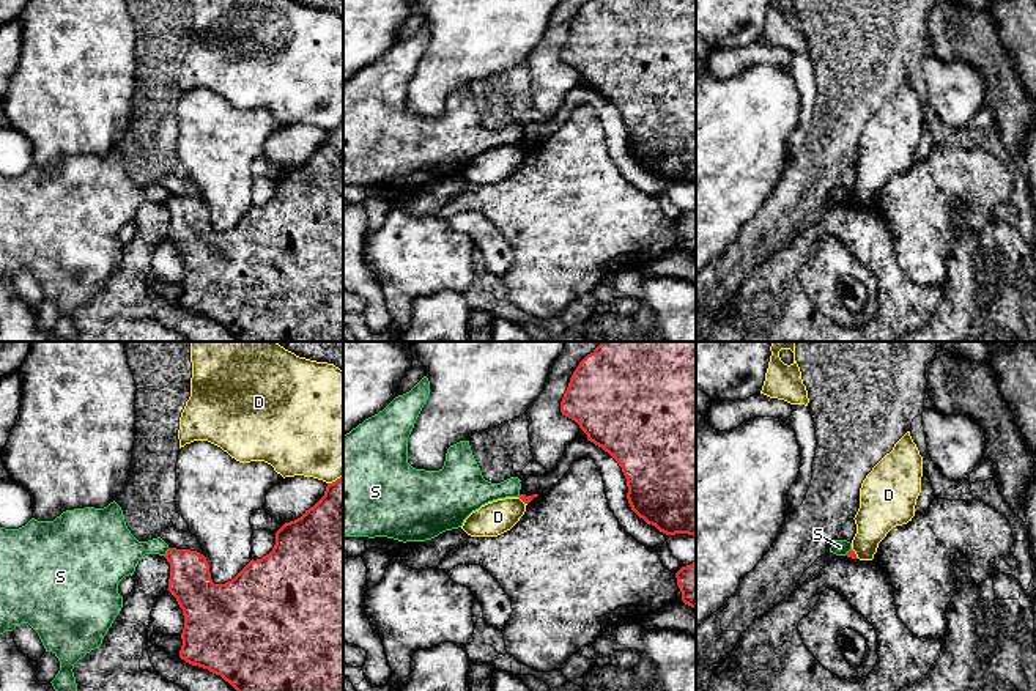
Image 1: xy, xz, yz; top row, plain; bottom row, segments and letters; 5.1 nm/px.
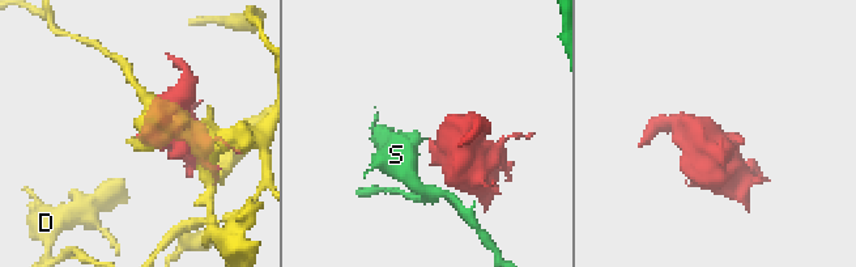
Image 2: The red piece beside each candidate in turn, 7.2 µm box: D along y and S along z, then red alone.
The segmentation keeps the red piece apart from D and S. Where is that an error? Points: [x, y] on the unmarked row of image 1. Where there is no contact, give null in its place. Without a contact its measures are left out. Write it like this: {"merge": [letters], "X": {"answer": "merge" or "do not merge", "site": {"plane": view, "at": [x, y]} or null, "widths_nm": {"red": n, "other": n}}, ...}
{"merge": [], "D": {"answer": "do not merge", "site": {"plane": "xy", "at": [336, 128]}, "widths_nm": {"red": 380, "other": 460}}, "S": {"answer": "do not merge", "site": {"plane": "xy", "at": [167, 200]}, "widths_nm": {"red": 220, "other": 220}}}

